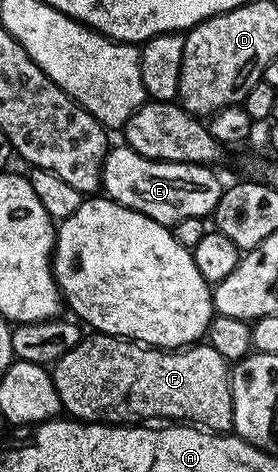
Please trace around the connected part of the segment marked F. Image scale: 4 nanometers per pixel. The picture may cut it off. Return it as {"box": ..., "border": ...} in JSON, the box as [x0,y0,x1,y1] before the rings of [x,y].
{"box":[51,333,233,431],"border":[[[89,333],[79,345],[75,345],[75,349],[71,349],[71,353],[63,353],[63,357],[52,364],[51,374],[64,414],[86,423],[137,425],[158,415],[161,421],[184,421],[207,431],[233,431],[233,398],[229,384],[231,363],[219,353],[219,349],[210,347],[205,341],[191,347],[162,349],[118,339],[116,335]]]}

